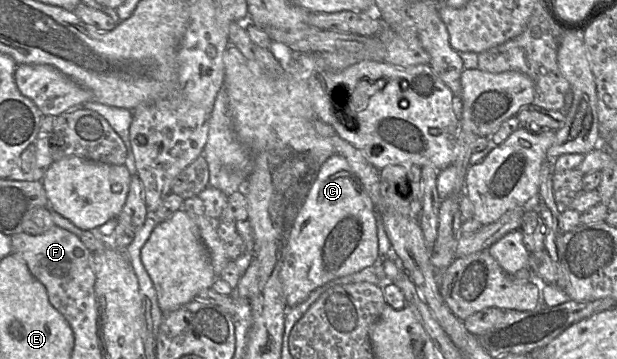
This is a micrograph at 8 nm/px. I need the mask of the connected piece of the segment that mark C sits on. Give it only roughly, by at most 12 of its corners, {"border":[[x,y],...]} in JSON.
{"border":[[347,160],[321,165],[285,237],[286,305],[380,260]]}

